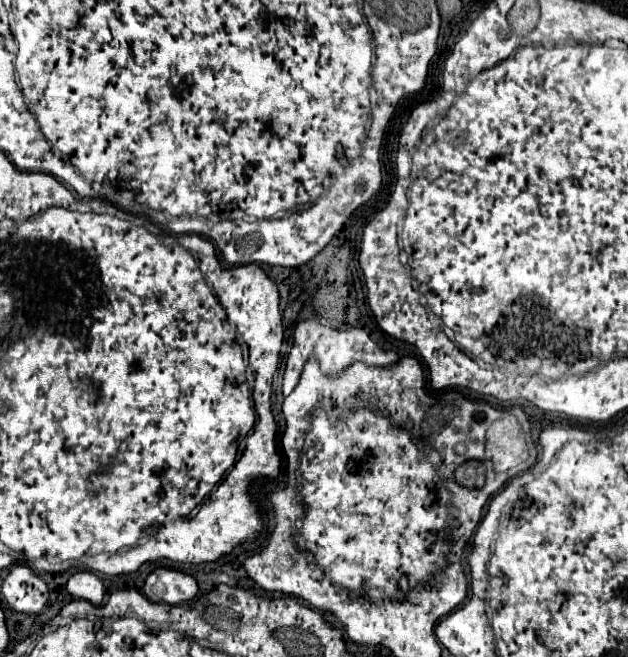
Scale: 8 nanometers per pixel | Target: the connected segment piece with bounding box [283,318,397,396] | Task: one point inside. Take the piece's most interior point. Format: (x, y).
(335, 347)

